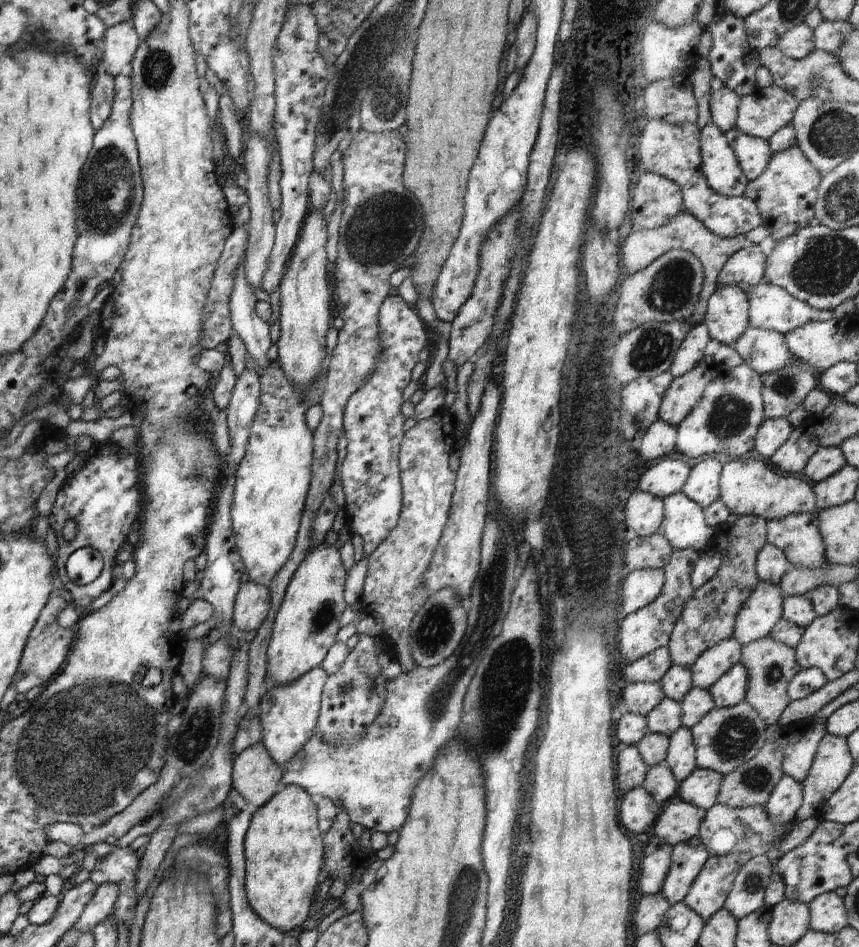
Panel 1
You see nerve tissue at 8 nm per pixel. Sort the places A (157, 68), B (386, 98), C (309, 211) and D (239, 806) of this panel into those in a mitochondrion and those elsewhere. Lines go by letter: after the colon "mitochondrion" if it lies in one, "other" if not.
A: mitochondrion
B: mitochondrion
C: other
D: other

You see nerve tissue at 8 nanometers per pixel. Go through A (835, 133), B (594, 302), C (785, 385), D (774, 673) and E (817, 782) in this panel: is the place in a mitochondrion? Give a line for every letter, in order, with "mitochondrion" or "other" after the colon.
A: mitochondrion
B: other
C: mitochondrion
D: mitochondrion
E: other

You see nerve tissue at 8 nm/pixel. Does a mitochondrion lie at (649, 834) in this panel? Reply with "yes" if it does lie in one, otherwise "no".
no

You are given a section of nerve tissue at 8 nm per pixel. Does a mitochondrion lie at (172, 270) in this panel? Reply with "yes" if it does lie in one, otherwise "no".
no

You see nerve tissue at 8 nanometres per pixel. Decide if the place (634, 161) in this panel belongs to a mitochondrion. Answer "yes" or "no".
no

